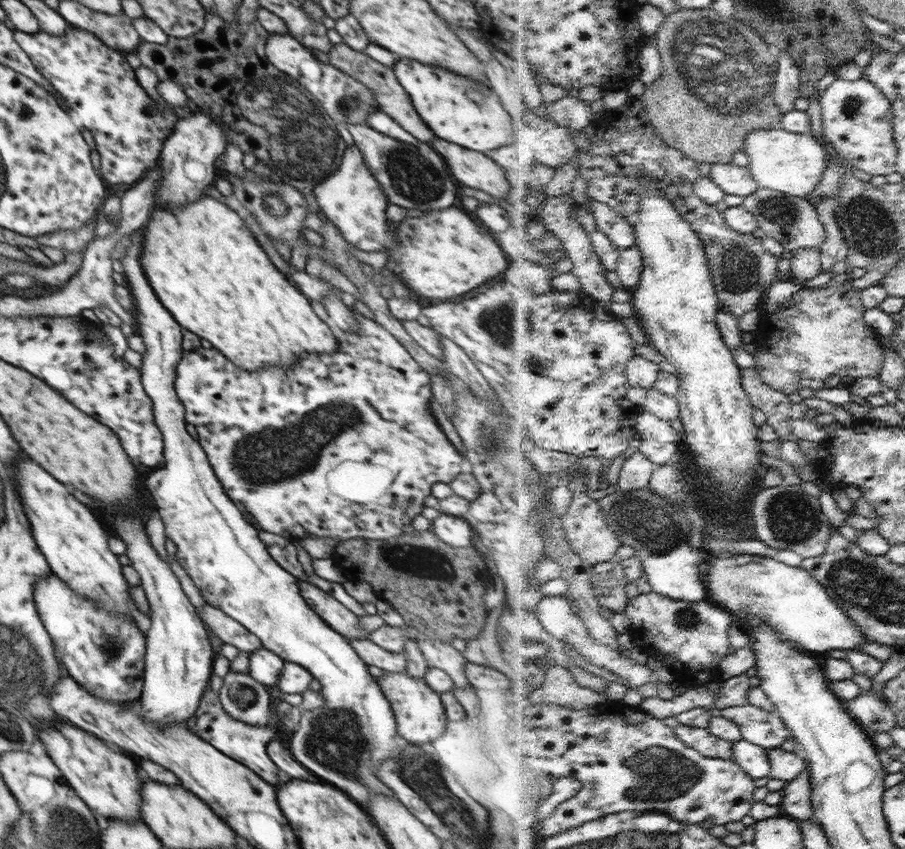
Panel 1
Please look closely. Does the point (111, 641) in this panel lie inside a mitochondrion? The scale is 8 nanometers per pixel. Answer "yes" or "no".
yes

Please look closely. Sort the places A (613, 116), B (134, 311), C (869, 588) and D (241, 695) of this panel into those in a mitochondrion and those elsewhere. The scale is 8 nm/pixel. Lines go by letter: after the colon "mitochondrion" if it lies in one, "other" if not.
A: other
B: other
C: mitochondrion
D: mitochondrion

